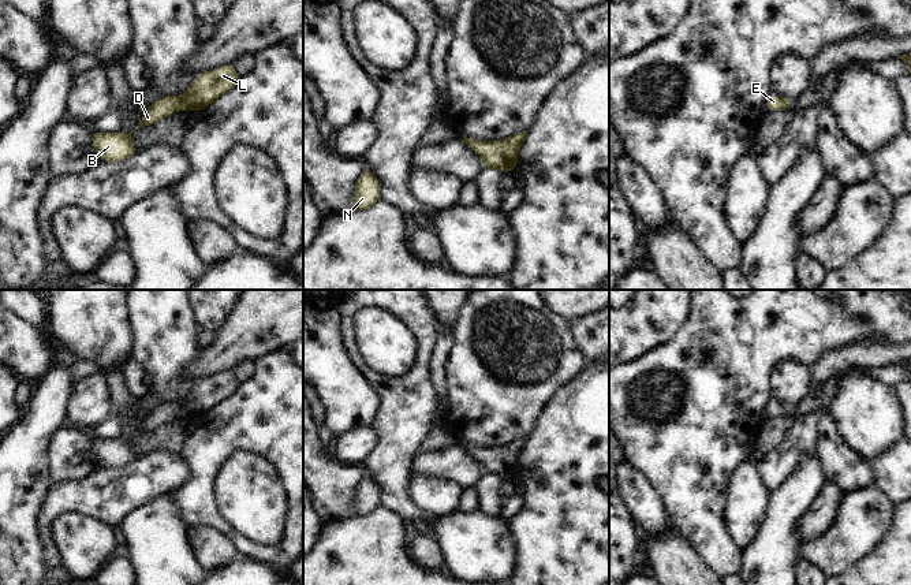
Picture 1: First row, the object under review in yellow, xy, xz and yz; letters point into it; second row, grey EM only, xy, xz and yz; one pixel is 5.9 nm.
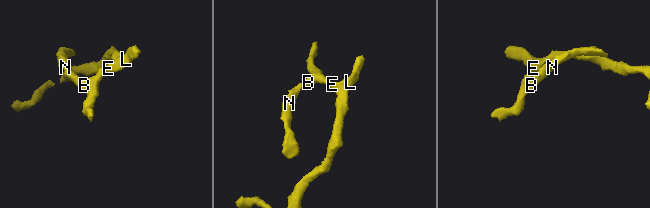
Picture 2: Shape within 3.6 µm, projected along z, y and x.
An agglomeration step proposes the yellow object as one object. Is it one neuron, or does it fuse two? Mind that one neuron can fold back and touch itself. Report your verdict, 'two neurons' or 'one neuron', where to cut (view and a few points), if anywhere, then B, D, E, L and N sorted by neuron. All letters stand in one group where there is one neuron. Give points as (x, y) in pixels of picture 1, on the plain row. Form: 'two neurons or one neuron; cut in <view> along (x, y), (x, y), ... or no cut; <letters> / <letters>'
one neuron; no cut; B D E L N

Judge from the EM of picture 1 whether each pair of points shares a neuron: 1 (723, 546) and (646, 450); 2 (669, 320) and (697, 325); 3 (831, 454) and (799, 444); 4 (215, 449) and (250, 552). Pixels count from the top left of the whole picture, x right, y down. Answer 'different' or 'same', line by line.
1: same
2: different
3: different
4: same

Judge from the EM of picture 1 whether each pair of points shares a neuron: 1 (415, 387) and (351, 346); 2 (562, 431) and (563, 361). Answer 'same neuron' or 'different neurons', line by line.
1: same neuron
2: different neurons

